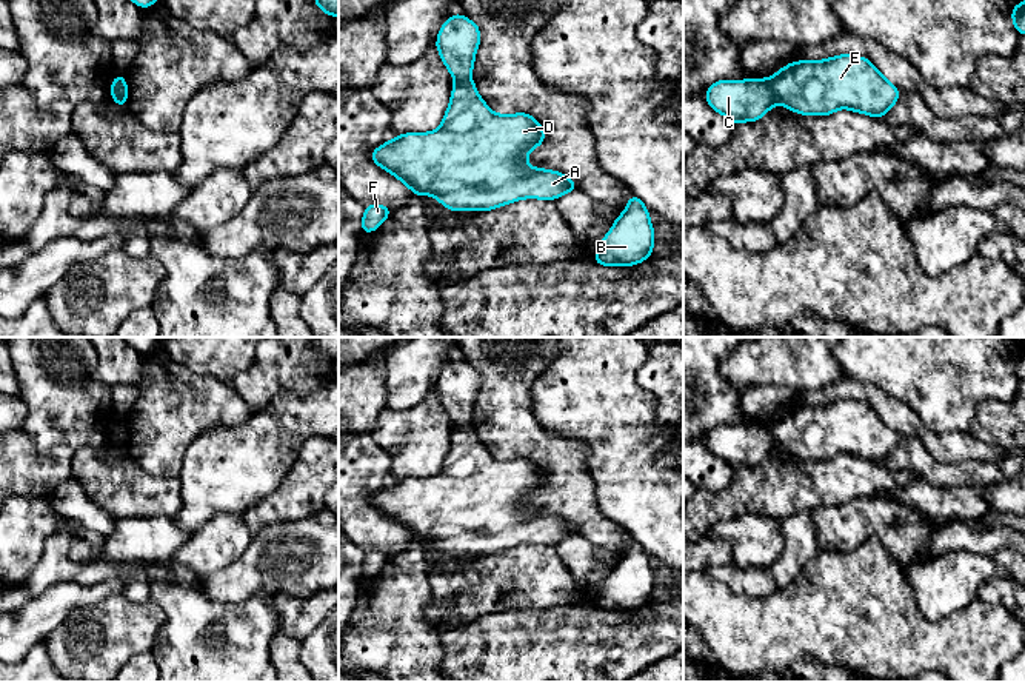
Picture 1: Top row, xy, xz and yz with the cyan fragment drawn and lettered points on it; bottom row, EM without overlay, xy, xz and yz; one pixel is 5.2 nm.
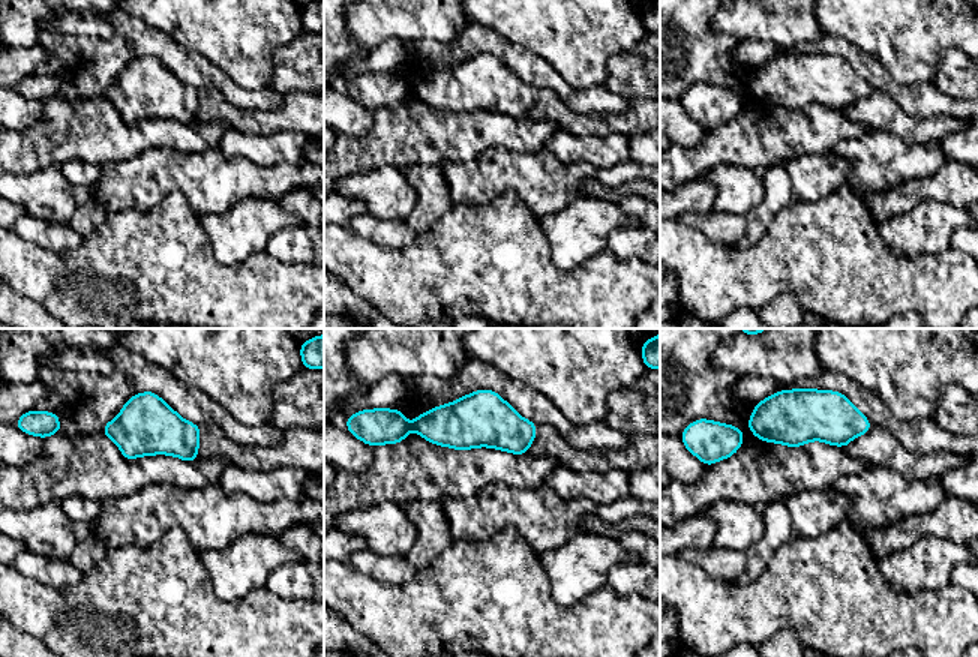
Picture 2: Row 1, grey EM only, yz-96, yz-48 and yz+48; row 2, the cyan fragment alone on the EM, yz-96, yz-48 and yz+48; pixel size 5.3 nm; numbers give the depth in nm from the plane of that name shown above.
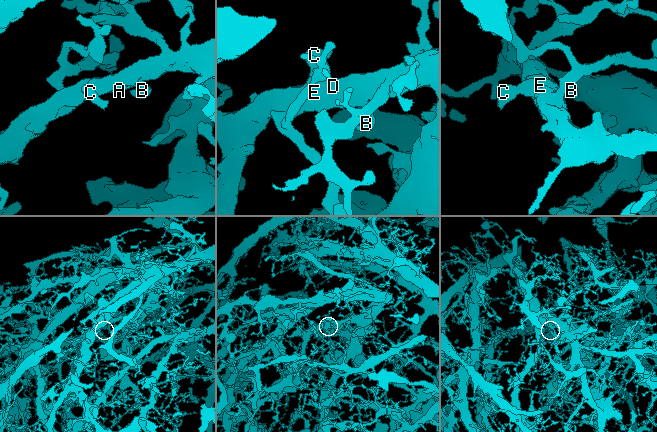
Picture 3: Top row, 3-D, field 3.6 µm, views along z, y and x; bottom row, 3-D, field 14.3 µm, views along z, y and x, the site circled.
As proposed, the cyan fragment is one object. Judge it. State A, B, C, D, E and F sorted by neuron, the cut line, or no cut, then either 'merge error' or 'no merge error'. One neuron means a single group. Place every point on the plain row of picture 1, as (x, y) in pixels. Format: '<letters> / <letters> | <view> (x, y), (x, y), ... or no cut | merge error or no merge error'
A B D E F / C | yz (768, 425), (776, 447) | merge error

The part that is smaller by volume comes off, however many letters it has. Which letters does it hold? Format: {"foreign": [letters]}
{"foreign": ["C"]}

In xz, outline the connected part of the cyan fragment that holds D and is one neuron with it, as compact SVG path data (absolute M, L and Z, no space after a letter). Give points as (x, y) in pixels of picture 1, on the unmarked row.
M472 425L454 428L451 446L443 460L442 471L432 477L406 477L374 494L371 505L403 527L416 542L429 539L446 554L489 556L509 550L520 543L556 545L557 542L579 536L576 527L559 516L529 513L528 497L545 486L545 473L529 459L496 459L482 445Z

